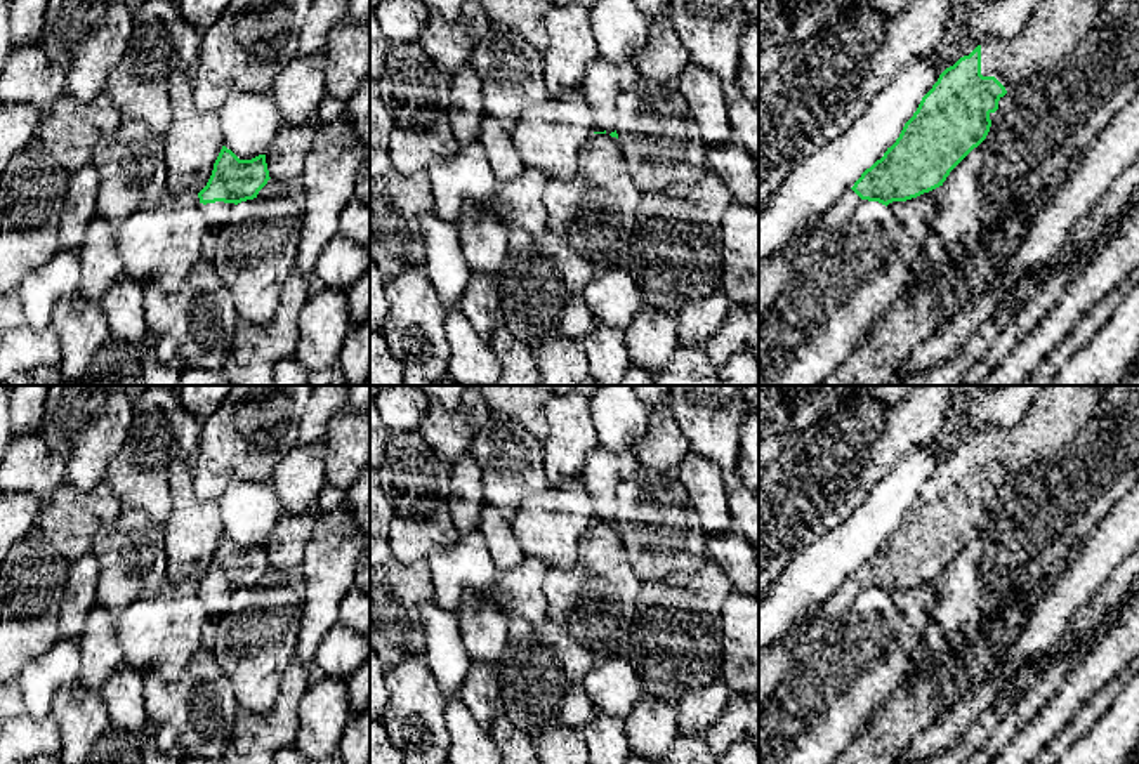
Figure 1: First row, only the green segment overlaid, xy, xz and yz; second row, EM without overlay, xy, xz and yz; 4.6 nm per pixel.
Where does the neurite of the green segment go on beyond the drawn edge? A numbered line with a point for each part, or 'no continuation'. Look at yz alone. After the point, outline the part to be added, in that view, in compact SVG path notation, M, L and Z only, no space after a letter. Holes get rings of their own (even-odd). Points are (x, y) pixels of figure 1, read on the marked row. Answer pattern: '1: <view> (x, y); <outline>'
1: yz (1054, 28); M1042 0L1016 36L990 36L979 43L981 75L995 76L1007 92L1017 94L1028 80L1042 75L1080 43L1104 3L1106 0Z
2: yz (839, 214); M847 189L820 221L811 224L811 241L844 227L859 203L861 198L853 189Z

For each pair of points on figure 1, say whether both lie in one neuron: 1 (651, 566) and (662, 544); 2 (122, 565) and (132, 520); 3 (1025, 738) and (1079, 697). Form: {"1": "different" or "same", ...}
{"1": "same", "2": "same", "3": "same"}

